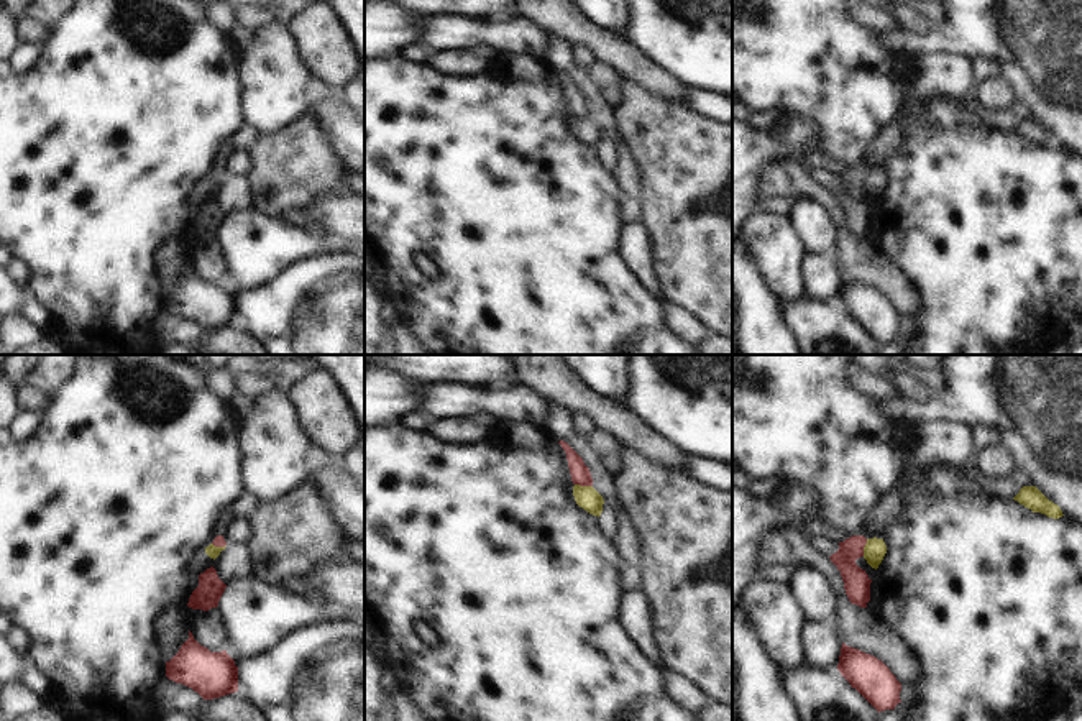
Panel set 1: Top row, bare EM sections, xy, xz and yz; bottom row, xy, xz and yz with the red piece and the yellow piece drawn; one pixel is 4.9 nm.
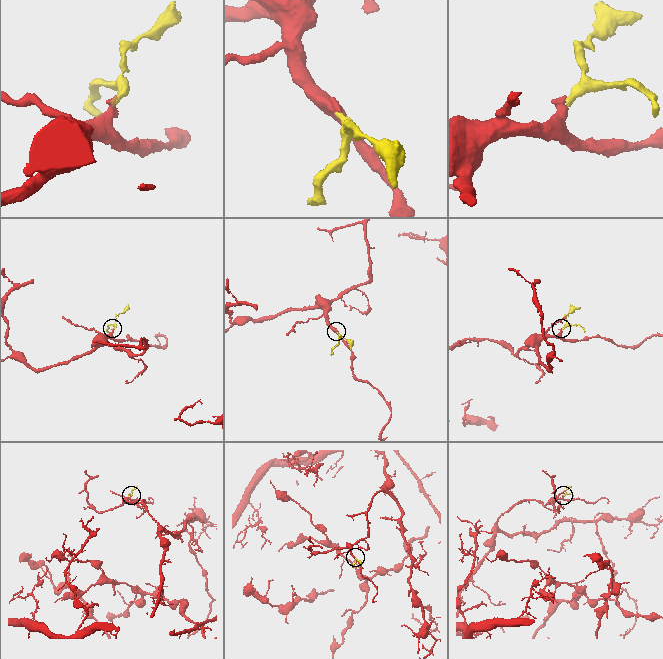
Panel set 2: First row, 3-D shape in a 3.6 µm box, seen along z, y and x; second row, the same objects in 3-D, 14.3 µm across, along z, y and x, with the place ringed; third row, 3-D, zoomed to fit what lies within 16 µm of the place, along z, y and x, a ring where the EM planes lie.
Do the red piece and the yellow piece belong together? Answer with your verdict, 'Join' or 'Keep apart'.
Keep apart.

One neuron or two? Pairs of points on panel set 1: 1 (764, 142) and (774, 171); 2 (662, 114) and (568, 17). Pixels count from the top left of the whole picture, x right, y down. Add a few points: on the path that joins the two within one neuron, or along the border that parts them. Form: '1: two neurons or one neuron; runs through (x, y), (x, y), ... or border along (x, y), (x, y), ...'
1: two neurons; border along (777, 161), (767, 161), (759, 169), (759, 196)
2: two neurons; border along (623, 76), (662, 96)

